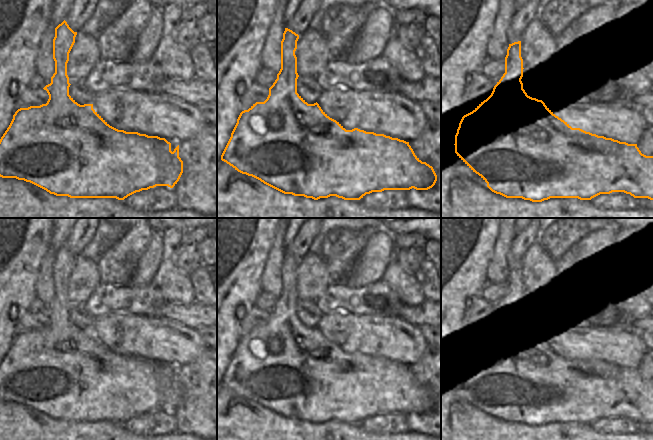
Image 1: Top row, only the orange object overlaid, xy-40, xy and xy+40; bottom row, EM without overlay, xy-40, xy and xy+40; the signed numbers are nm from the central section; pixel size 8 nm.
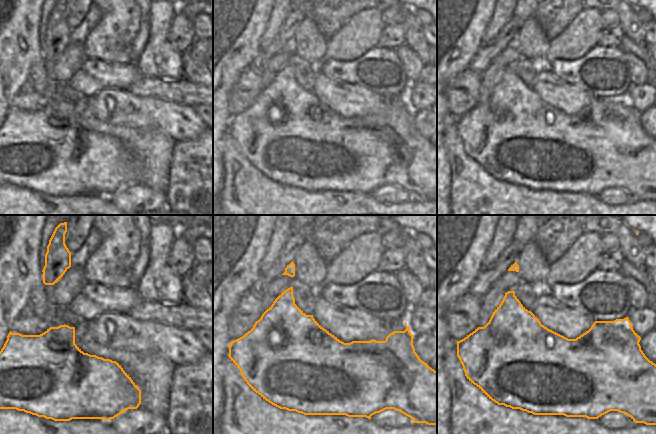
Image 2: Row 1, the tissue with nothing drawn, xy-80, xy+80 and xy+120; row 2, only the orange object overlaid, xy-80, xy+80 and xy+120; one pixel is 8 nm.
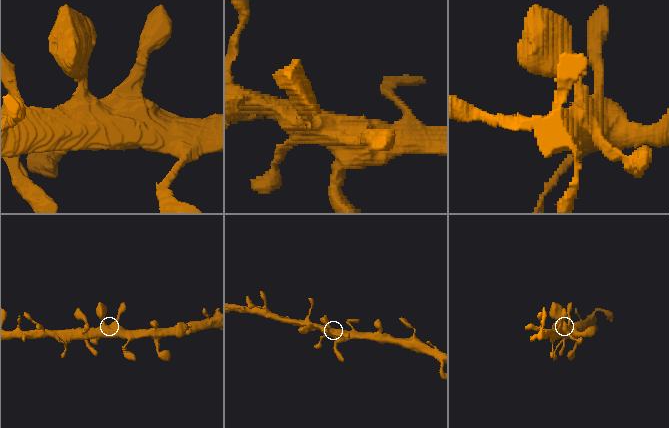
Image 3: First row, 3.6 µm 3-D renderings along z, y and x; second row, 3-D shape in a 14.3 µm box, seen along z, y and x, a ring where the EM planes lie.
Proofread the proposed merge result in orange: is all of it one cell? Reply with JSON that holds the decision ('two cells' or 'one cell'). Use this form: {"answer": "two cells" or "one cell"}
{"answer": "one cell"}

